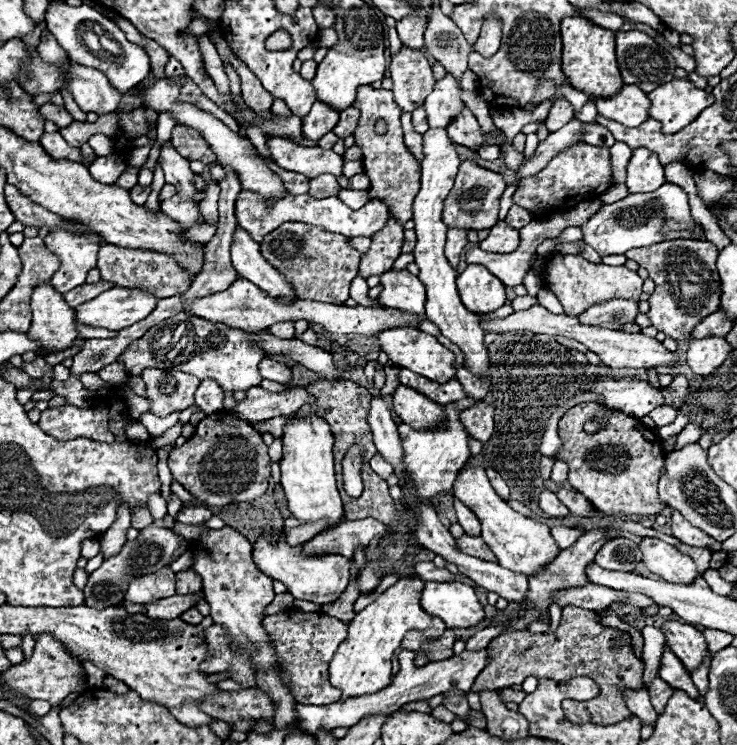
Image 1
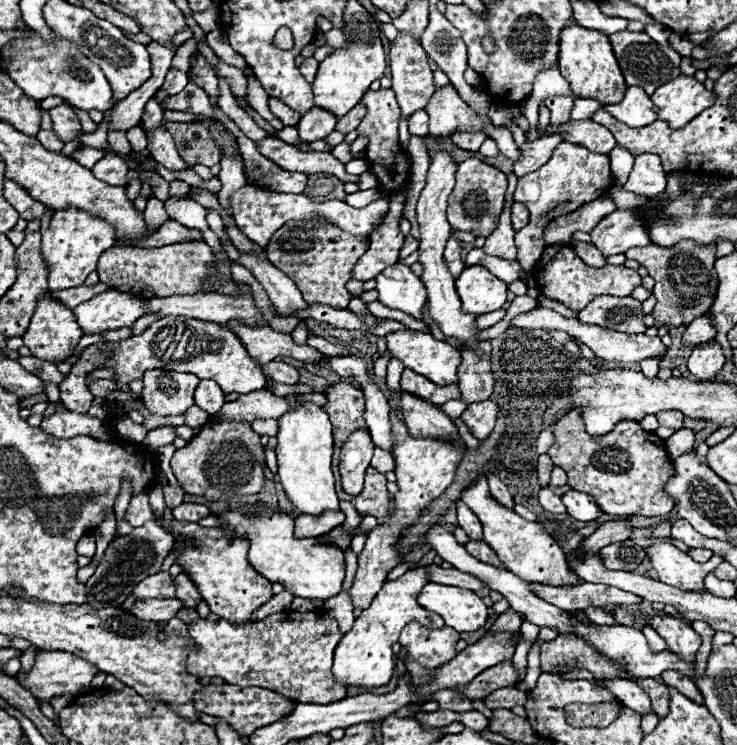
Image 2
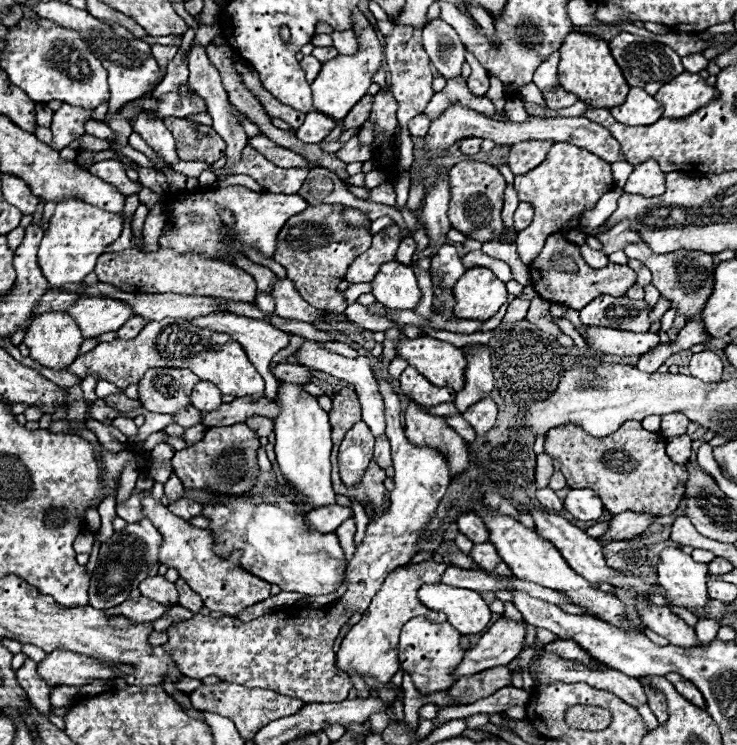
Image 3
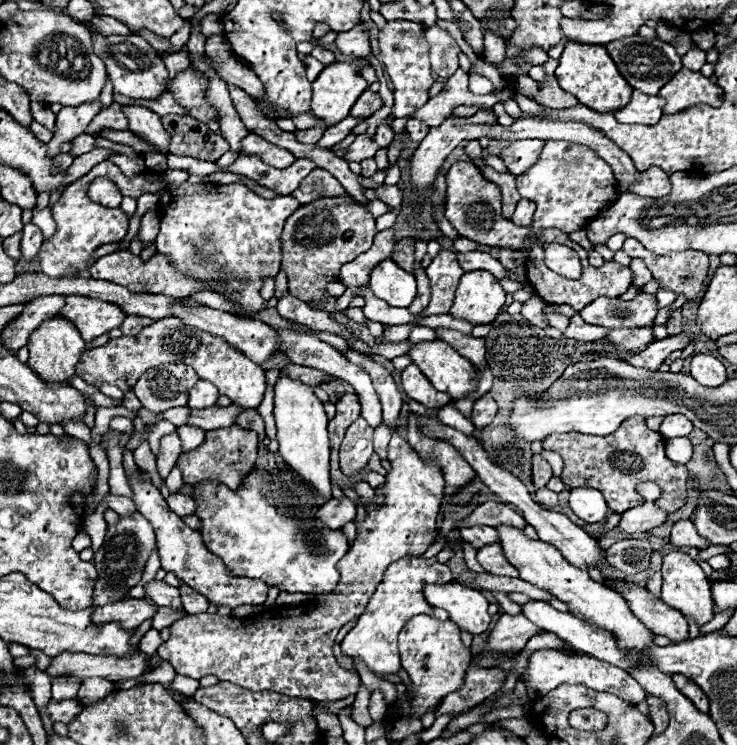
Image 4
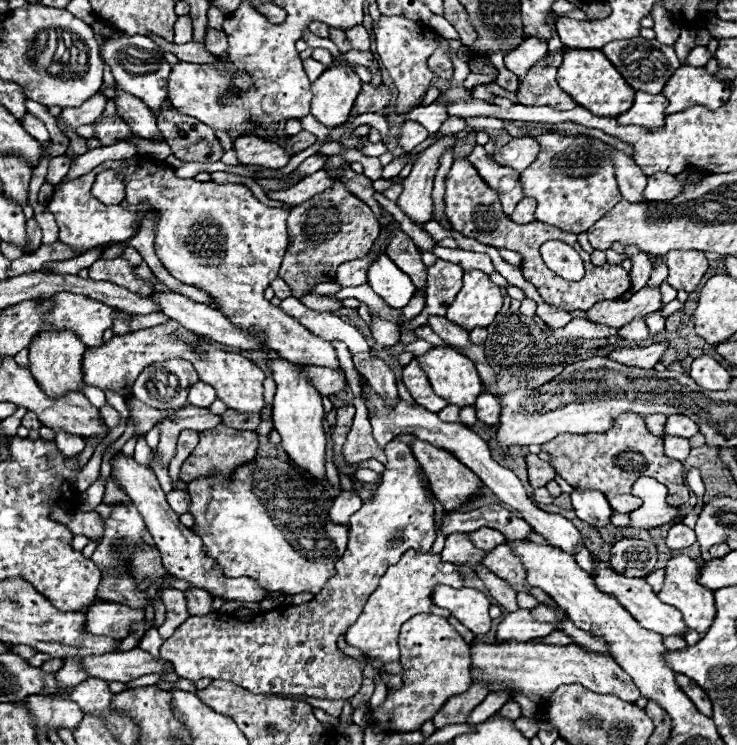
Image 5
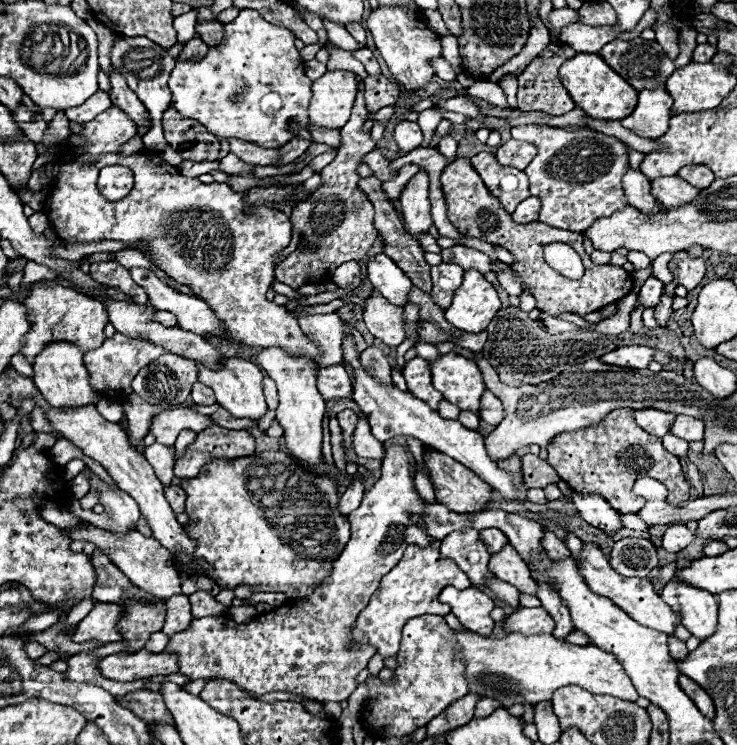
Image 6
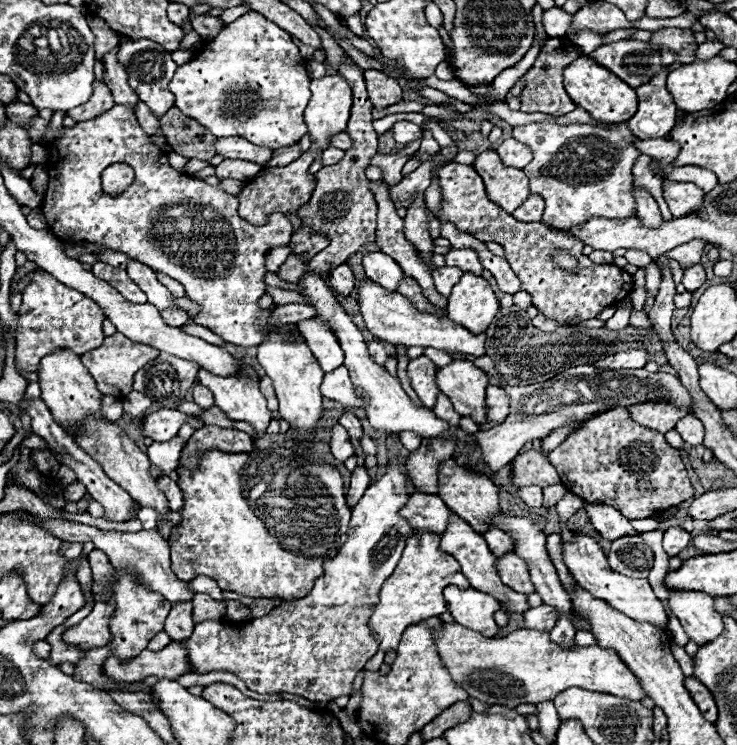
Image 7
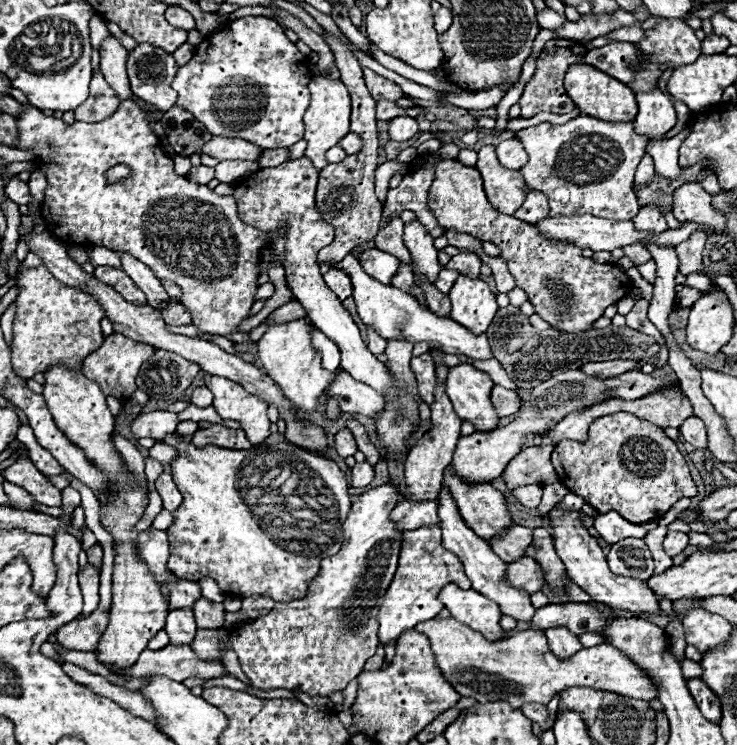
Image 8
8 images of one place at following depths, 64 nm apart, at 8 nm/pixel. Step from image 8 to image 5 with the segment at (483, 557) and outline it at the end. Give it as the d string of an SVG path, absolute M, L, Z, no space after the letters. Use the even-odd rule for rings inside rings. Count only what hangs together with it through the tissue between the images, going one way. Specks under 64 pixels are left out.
M450 534L446 538L446 546L442 550L442 560L455 564L466 564L474 568L476 564L482 562L484 550L474 550L474 544L468 540L466 534Z

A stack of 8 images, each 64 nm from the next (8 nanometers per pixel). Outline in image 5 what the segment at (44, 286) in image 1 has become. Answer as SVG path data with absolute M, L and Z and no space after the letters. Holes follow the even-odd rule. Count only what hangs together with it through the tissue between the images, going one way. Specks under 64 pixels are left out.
M46 330L40 332L32 344L28 346L30 352L30 372L42 386L48 396L62 396L68 390L80 390L82 386L82 354L86 346L76 338L70 330Z

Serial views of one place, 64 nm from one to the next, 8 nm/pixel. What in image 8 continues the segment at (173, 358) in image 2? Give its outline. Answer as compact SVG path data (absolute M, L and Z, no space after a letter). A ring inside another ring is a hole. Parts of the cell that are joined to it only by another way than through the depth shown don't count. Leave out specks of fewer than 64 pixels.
M112 334L112 336L106 336L104 338L104 344L94 350L92 354L88 354L82 362L82 372L98 382L100 390L106 394L106 396L116 396L118 400L128 400L132 396L132 392L136 390L136 384L134 384L134 378L140 370L140 366L144 364L144 360L148 360L150 356L154 356L154 348L148 346L148 344L140 344L136 340L128 340L126 336L120 336L120 334ZM204 374L204 386L214 394L214 408L224 420L236 420L242 424L248 440L260 444L270 436L268 404L258 396L246 392L240 384Z

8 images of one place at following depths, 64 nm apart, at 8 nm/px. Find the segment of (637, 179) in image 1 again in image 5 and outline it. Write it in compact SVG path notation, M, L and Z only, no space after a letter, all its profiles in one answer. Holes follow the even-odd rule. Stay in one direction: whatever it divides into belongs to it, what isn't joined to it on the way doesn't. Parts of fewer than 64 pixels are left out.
M656 172L652 176L648 176L648 184L642 192L642 196L646 200L672 200L674 196L680 194L680 184L676 182L674 176L668 176L664 172Z

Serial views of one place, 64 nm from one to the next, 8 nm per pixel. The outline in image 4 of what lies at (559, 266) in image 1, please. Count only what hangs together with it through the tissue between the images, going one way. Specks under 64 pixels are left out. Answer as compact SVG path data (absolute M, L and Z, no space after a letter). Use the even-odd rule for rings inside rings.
M554 230L556 234L552 234L552 238L548 236L546 238L546 232L544 232L544 240L546 242L556 242L560 240L562 244L566 244L568 248L576 250L580 254L580 262L582 262L582 276L578 280L570 280L570 278L564 278L564 276L558 276L556 272L548 270L546 264L544 264L544 250L540 250L540 244L532 244L532 250L530 250L530 256L526 258L526 276L528 276L528 282L534 286L536 294L546 300L548 304L568 304L572 306L574 310L582 310L584 306L588 306L590 302L594 302L598 296L608 296L608 298L618 298L622 296L630 286L632 286L632 272L628 266L620 266L618 262L606 262L604 266L600 268L594 268L588 264L588 254L582 246L574 244L572 240L566 238L566 234L560 234L558 230Z

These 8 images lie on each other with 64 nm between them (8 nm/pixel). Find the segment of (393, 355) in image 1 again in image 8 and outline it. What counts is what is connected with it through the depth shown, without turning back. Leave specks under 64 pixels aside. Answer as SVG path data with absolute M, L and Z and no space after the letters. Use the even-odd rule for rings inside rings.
M458 364L448 368L444 380L446 394L450 396L456 414L476 426L478 432L490 432L498 426L498 416L490 402L492 380L486 372L476 370L472 364Z

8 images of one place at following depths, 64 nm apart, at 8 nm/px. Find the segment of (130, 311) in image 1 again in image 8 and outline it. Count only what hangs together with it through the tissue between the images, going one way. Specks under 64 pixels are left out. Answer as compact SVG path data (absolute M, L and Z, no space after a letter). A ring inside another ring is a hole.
M28 268L22 270L18 278L20 294L16 296L18 310L14 320L14 342L12 342L12 368L20 378L32 378L44 372L50 364L74 364L82 366L84 356L100 348L104 334L100 330L100 320L104 316L102 306L86 292L70 288L56 280L48 268Z

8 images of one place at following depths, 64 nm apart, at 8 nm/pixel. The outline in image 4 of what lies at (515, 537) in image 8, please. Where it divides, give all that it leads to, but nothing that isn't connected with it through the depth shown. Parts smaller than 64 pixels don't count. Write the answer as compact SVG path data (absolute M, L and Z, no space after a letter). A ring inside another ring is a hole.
M462 526L460 536L462 540L470 542L474 548L496 544L496 530L492 526Z

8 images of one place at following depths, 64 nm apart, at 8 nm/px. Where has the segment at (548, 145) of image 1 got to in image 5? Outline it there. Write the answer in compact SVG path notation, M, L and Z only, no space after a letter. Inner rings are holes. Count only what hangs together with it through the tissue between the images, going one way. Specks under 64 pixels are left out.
M514 138L494 154L494 160L500 166L522 172L524 168L528 168L528 164L532 164L532 160L536 160L538 152L540 144L534 138Z

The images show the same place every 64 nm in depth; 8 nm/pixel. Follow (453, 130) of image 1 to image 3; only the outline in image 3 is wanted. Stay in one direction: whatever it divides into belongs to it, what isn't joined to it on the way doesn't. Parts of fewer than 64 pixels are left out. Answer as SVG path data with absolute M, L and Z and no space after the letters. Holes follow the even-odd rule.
M464 138L464 140L458 140L460 150L462 150L464 154L476 154L476 152L480 152L482 142L484 142L482 138Z

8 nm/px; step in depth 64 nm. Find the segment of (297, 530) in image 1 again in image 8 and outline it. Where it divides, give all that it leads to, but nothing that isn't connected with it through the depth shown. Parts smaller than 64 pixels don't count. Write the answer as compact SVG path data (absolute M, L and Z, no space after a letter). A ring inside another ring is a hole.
M362 462L362 464L356 464L352 468L352 486L354 488L364 488L372 482L374 478L374 466L370 466L368 462Z

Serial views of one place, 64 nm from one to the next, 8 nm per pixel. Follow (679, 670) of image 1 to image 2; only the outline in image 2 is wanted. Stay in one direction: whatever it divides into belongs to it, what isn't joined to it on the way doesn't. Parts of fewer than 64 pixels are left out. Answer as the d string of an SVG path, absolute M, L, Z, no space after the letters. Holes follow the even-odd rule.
M664 670L662 672L662 680L664 680L664 684L676 688L678 692L684 692L684 696L694 700L696 704L704 704L704 698L702 698L700 690L696 688L696 684L688 676L684 676L684 674L676 672L676 670Z

